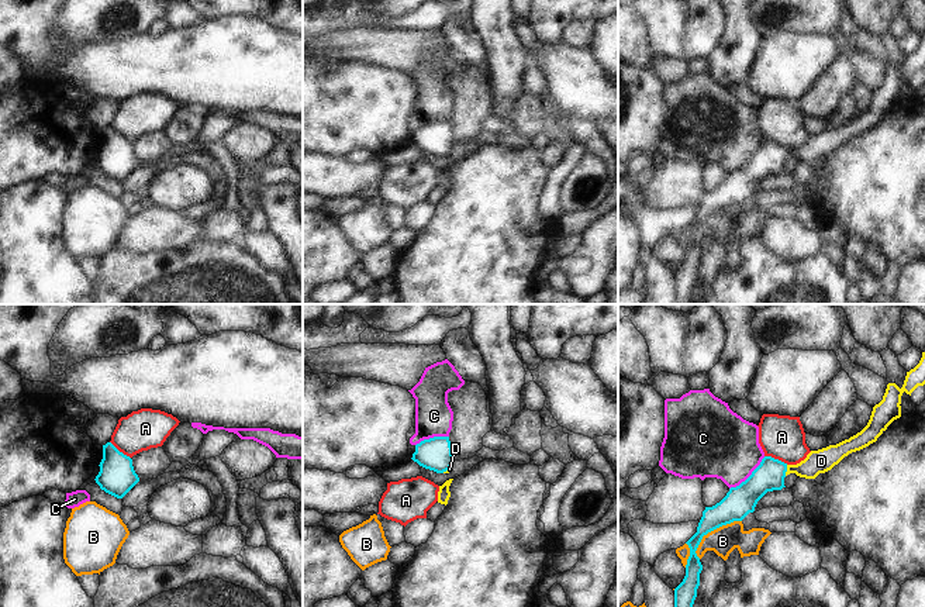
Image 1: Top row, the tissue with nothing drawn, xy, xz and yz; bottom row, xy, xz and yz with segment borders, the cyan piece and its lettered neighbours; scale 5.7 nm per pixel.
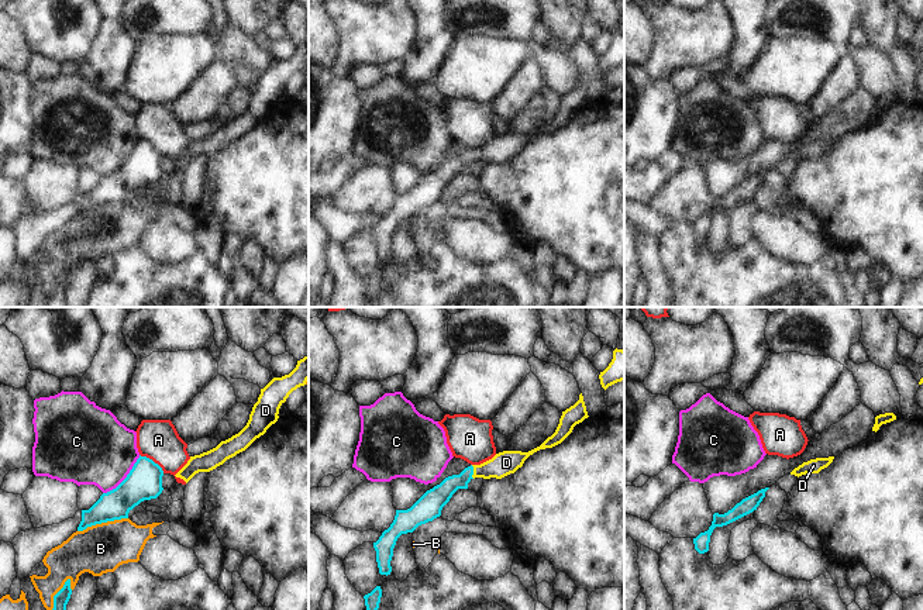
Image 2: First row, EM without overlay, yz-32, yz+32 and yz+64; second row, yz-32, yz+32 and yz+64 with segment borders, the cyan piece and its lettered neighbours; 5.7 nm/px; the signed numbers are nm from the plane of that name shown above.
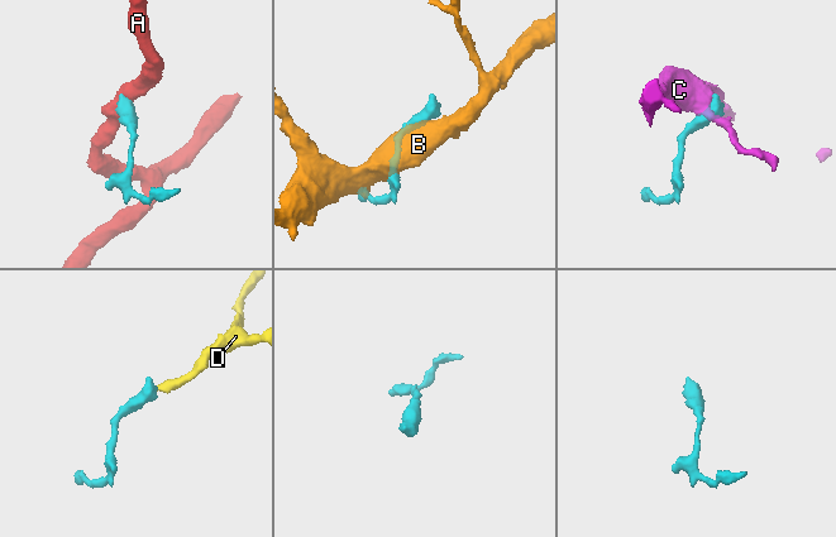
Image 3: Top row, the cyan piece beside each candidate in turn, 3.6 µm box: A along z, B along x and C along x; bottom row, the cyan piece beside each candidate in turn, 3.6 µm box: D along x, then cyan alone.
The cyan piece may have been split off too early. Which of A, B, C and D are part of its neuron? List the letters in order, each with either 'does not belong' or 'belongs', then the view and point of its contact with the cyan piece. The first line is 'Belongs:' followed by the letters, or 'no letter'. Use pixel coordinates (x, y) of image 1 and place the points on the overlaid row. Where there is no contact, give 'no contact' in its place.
Belongs: D
A: does not belong; meets cyan in yz at (776, 459)
B: does not belong; meets cyan in yz at (713, 530)
C: does not belong; meets cyan in yz at (749, 476)
D: belongs; meets cyan in yz at (786, 471)

